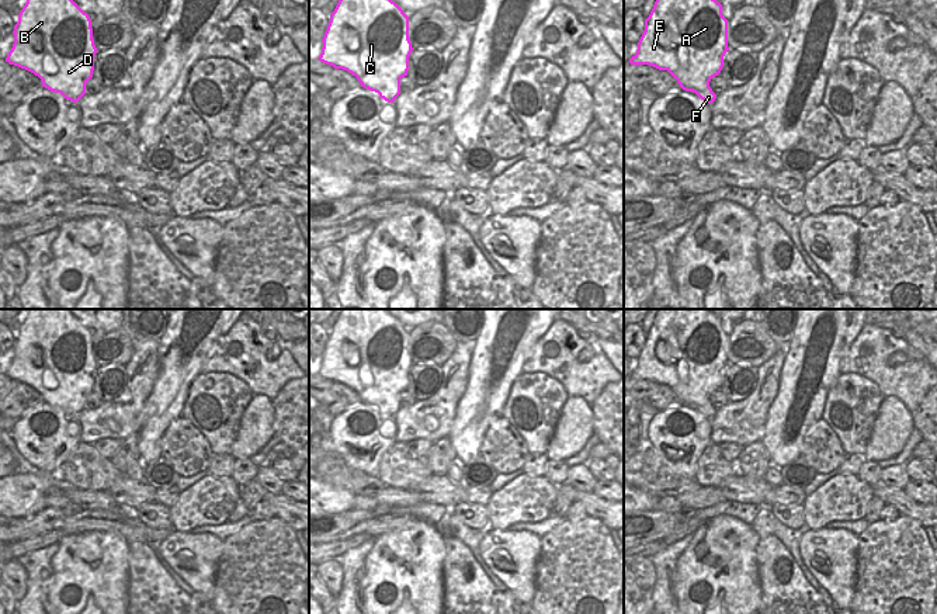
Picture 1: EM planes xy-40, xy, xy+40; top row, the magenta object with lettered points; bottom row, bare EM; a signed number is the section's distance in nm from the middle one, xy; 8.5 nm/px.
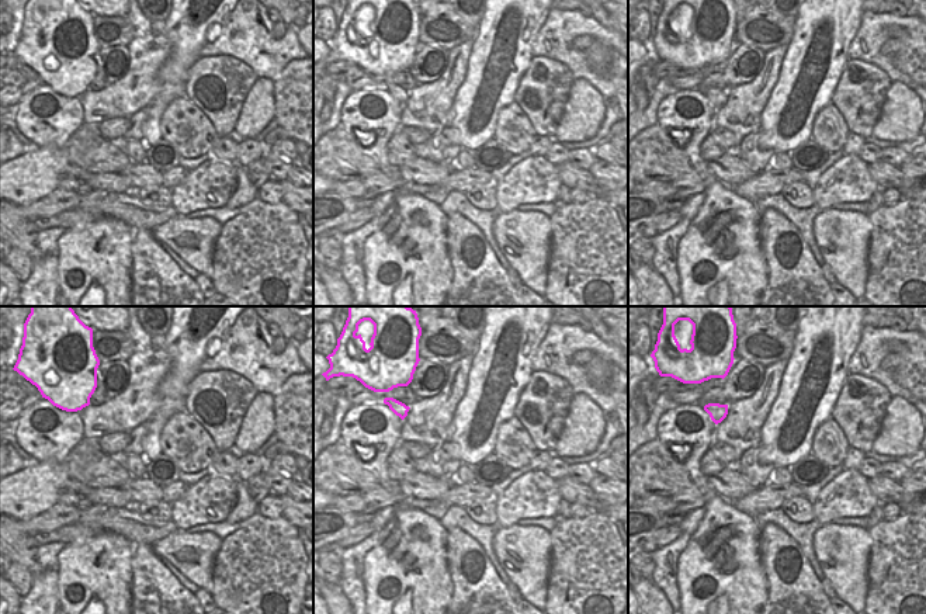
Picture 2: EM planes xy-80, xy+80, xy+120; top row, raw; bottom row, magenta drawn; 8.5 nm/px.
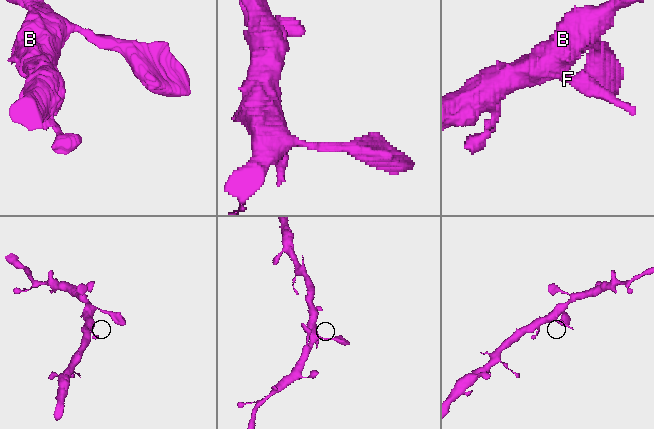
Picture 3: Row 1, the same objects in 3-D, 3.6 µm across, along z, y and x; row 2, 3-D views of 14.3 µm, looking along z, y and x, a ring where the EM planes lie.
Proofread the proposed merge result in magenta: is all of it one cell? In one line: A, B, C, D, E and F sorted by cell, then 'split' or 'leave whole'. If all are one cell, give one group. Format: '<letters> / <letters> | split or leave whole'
A B C D E F | leave whole

